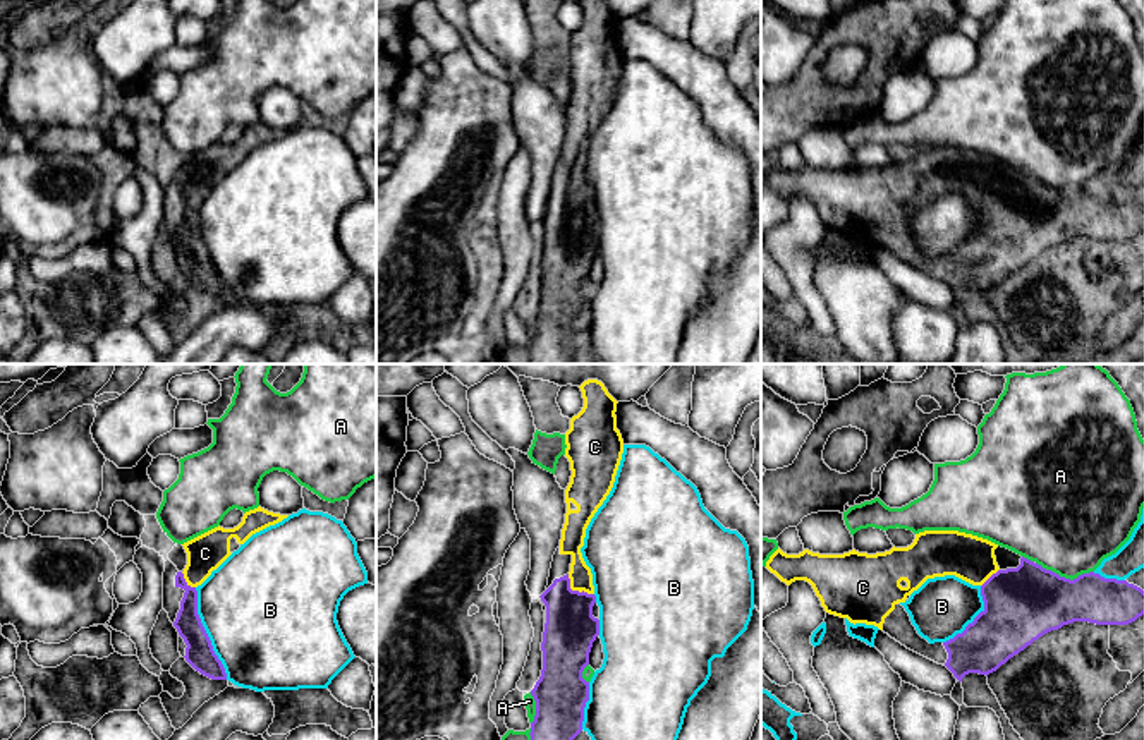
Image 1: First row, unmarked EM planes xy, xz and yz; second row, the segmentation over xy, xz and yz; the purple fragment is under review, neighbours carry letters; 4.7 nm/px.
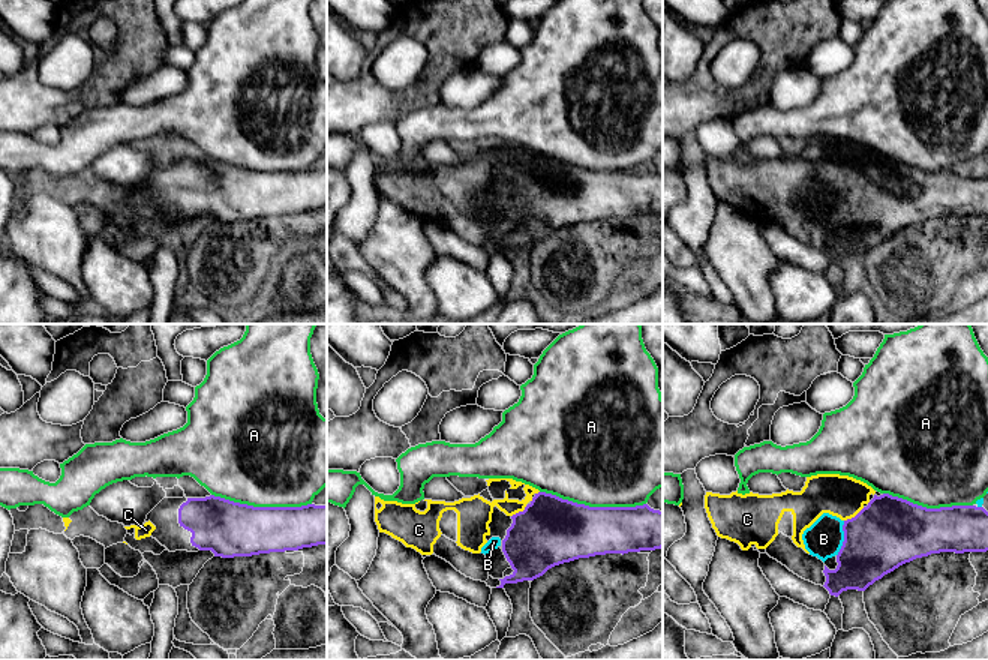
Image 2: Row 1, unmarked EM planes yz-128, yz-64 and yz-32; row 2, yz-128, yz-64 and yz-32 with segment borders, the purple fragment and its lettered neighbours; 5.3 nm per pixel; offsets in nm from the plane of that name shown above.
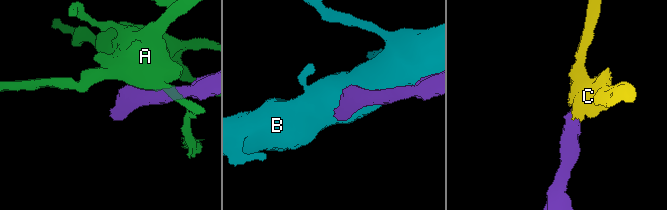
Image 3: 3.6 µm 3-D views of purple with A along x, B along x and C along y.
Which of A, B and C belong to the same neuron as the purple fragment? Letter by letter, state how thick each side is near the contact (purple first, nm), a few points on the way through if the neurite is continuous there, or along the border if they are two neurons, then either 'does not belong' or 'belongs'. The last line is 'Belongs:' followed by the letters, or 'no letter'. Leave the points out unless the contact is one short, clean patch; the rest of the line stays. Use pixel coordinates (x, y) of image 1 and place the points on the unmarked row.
A: calibres 360 and 460 nm; does not belong
B: calibres 140 and 500 nm; does not belong
C: calibres 240 and 110 nm; way xz (571, 244), (571, 213), (576, 206), (572, 153); belongs
Belongs: C

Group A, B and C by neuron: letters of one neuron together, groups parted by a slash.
A / B / C

